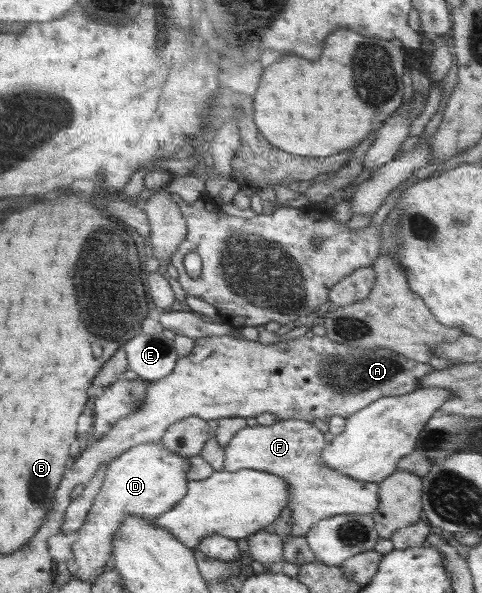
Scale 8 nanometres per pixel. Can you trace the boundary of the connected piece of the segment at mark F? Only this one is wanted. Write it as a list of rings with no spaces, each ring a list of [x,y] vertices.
[[[287,419],[271,426],[253,426],[241,430],[224,448],[223,470],[241,469],[269,471],[281,475],[289,483],[292,528],[288,538],[302,537],[321,519],[337,514],[373,515],[381,506],[378,482],[361,481],[321,465],[321,454],[328,442],[314,424],[305,420]]]

